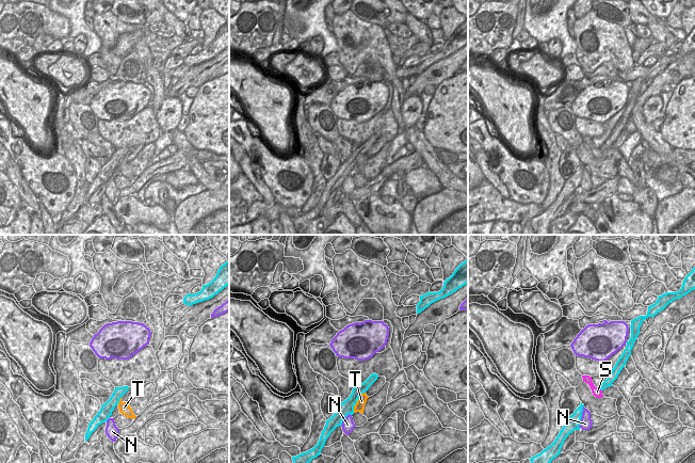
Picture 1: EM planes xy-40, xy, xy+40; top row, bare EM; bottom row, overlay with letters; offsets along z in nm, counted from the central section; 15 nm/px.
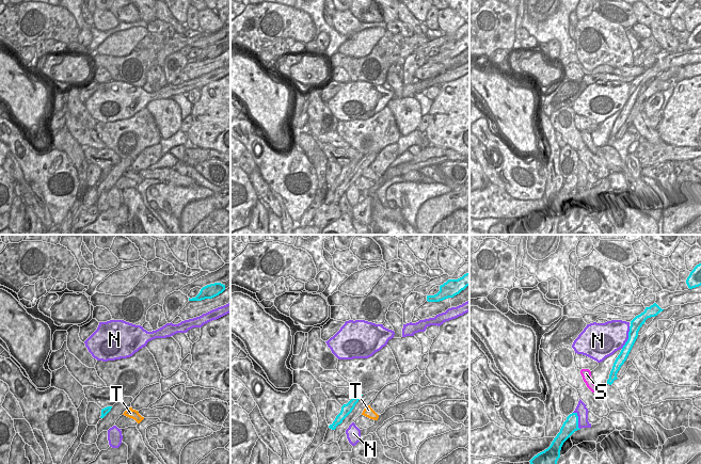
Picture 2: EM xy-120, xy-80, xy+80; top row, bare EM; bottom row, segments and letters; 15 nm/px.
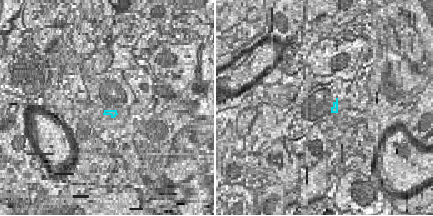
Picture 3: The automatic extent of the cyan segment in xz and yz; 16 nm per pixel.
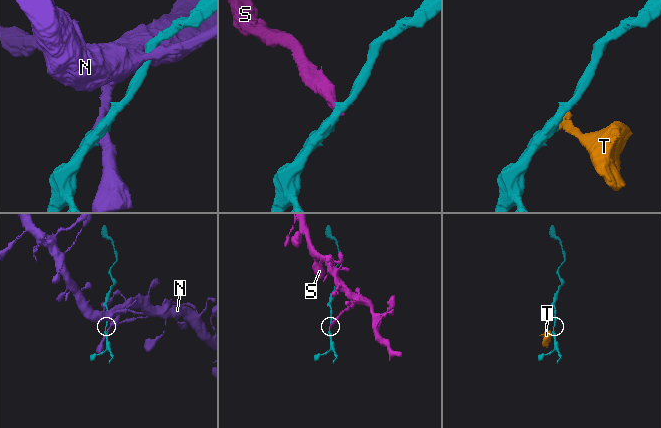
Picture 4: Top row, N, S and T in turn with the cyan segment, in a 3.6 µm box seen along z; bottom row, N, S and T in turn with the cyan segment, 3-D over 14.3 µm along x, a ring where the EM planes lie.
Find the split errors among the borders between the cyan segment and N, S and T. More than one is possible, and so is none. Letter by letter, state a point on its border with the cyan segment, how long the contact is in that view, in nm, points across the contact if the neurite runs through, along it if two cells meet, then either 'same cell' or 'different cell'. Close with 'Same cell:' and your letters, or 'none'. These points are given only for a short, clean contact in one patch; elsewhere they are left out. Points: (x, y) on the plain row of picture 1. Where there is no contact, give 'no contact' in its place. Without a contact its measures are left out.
N: contact xy+40 (581, 177); length 360 nm; different cell
S: contact xy+40 (600, 149); length 80 nm; border xy+40 (598, 148), (601, 152); different cell
T: contact xy (356, 162); length 360 nm; border xy (365, 153), (359, 157), (353, 173); different cell
Same cell: none

